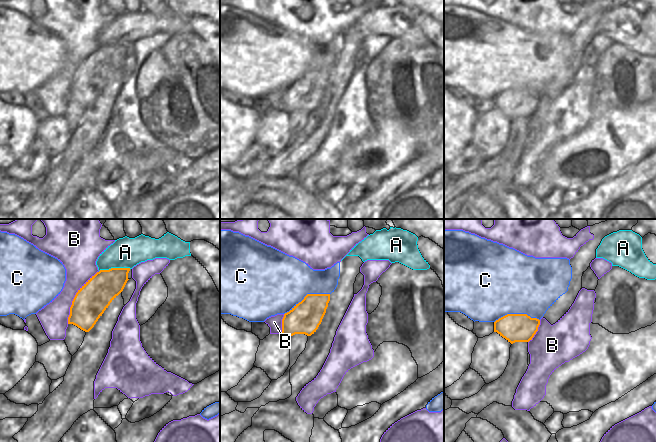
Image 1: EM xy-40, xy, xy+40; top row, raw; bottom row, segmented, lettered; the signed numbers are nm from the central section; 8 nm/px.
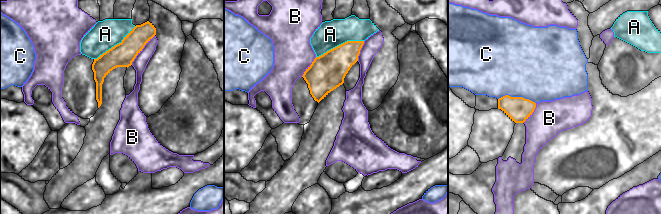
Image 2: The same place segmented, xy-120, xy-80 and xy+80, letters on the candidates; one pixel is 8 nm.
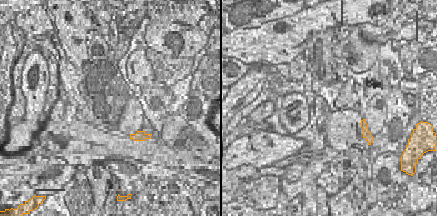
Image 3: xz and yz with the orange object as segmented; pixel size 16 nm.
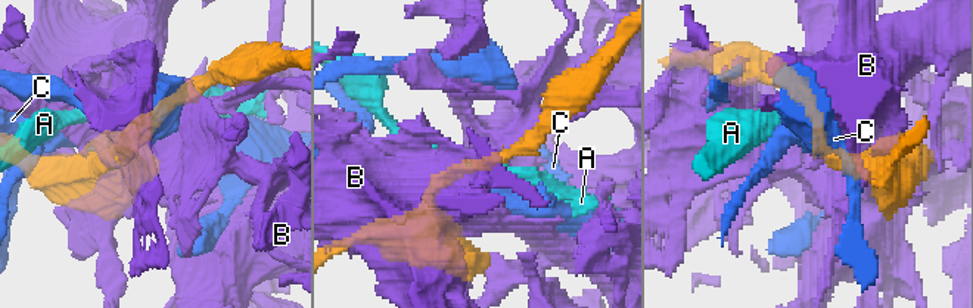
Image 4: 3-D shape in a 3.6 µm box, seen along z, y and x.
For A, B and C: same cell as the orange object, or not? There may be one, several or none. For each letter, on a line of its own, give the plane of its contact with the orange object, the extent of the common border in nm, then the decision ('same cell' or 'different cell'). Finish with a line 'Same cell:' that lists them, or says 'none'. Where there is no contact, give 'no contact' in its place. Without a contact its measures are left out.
A: contact in xy-40; length 260 nm; different cell
B: contact in xy-40; length 480 nm; different cell
C: contact in xy; length 400 nm; different cell
Same cell: none

